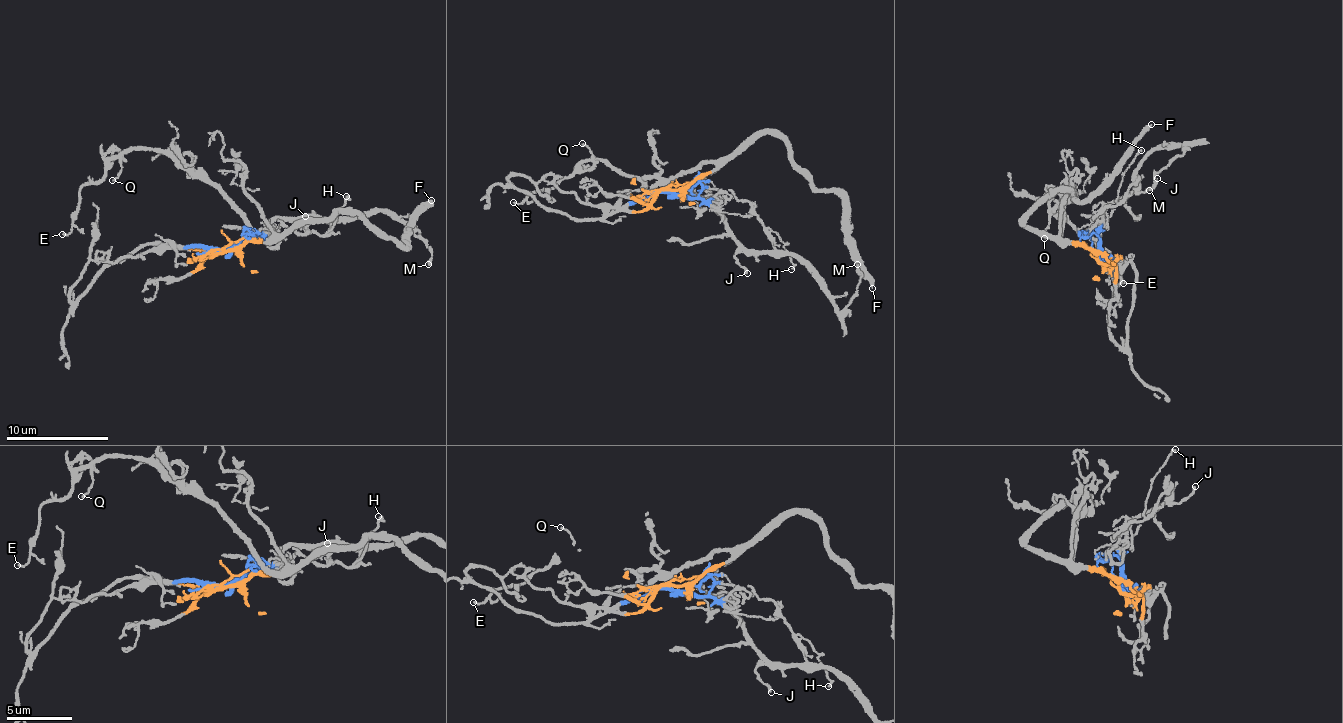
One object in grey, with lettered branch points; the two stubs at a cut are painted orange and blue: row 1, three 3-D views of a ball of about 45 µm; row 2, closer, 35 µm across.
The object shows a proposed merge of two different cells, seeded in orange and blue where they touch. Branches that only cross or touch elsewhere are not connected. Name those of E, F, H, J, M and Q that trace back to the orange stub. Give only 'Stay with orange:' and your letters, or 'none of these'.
Stay with orange: E, F, Q

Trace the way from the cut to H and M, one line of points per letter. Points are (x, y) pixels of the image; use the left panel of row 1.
H: (224, 250), (304, 226), (321, 234), (333, 226), (345, 196)
M: (224, 250), (279, 219), (348, 218), (376, 210), (399, 217), (431, 252), (427, 264)

